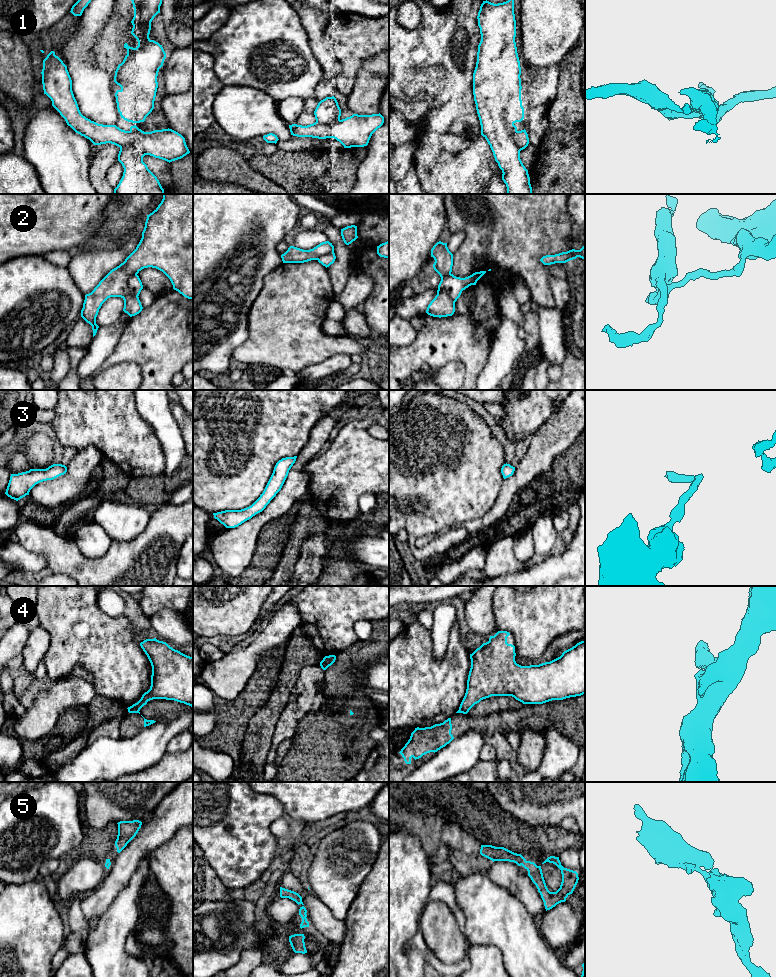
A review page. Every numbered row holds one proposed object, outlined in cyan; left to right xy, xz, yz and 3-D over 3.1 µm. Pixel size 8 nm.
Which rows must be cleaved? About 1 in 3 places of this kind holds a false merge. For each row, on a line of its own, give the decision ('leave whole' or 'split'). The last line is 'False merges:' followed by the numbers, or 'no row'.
1: split
2: split
3: leave whole
4: split
5: leave whole
False merges: 1, 2, 4

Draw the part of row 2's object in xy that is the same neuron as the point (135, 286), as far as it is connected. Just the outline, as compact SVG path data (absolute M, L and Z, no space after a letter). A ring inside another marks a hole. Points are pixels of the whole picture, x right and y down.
M137 274L132 275L128 280L128 289L130 294L133 296L139 296L141 290L143 289L142 282Z

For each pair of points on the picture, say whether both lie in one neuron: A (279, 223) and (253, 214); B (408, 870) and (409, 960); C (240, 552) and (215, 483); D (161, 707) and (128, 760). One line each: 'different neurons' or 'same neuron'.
A: same neuron
B: same neuron
C: different neurons
D: different neurons

